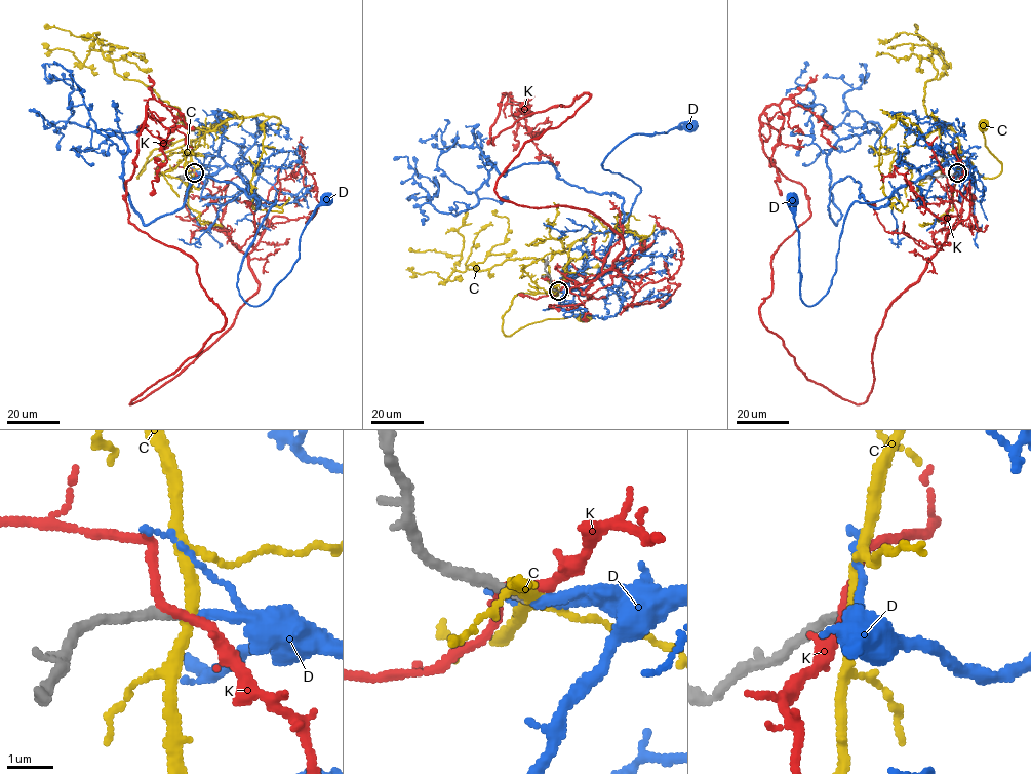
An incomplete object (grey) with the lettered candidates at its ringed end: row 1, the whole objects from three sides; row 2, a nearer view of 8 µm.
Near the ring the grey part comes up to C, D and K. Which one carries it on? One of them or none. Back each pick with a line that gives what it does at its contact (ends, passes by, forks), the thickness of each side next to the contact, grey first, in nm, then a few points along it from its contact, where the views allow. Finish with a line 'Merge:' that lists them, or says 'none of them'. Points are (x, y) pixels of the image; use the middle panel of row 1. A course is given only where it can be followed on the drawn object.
D: it ends; calibres 220 and 200 nm; course (559, 292), (583, 289), (590, 283), (640, 191), (633, 181), (604, 170), (603, 159), (631, 134), (690, 126)
Merge: D

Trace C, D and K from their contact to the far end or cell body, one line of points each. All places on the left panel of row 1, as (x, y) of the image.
C: (194, 172), (192, 143), (185, 138), (154, 149), (142, 168), (159, 155), (200, 138), (217, 125)
D: (194, 172), (228, 165), (276, 201), (238, 275), (251, 306), (289, 272), (325, 199)
K: (193, 172), (259, 288), (130, 403), (225, 323), (197, 263), (128, 219), (147, 104), (168, 130), (150, 195)

